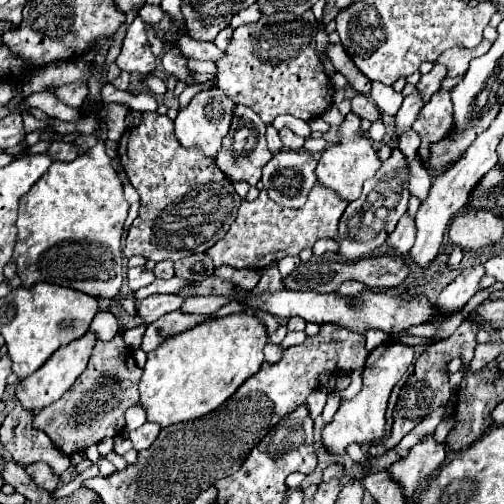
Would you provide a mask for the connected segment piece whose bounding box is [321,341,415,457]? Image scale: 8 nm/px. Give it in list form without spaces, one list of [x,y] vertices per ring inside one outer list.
[[[389,341],[369,353],[365,369],[363,369],[363,389],[351,401],[341,401],[341,407],[335,413],[333,421],[327,423],[321,433],[321,441],[327,453],[341,457],[347,453],[347,447],[353,443],[365,445],[365,443],[379,443],[383,439],[385,425],[387,425],[385,411],[387,411],[389,395],[393,387],[397,385],[397,381],[411,367],[413,355],[415,355],[413,347],[405,343],[401,345],[399,341]]]

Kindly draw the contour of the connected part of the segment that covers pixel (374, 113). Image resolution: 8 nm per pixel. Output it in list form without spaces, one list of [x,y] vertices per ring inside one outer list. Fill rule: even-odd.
[[[355,95],[351,99],[351,111],[363,119],[369,119],[369,121],[377,121],[381,117],[381,111],[365,97],[365,95]]]

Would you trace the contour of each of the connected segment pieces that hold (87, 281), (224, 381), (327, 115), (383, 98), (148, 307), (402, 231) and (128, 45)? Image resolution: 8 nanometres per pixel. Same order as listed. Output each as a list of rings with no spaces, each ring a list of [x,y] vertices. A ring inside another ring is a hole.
[[[99,141],[93,149],[79,155],[75,161],[63,163],[55,161],[49,173],[41,177],[25,197],[19,201],[17,219],[17,243],[13,251],[13,261],[17,265],[17,275],[23,287],[33,287],[35,283],[55,283],[61,287],[77,289],[93,297],[115,297],[123,281],[123,257],[121,257],[121,233],[127,219],[129,203],[123,197],[123,185],[105,155],[105,145]]]
[[[251,313],[209,319],[177,337],[169,337],[161,347],[147,353],[143,367],[139,393],[147,421],[169,427],[215,411],[259,371],[267,343],[265,325]]]
[[[331,105],[331,107],[321,115],[321,119],[323,119],[325,123],[329,123],[333,129],[337,129],[345,117],[339,113],[339,109],[337,109],[335,105]]]
[[[373,83],[371,99],[373,99],[373,103],[375,103],[385,115],[391,115],[391,117],[397,113],[397,109],[399,109],[401,103],[403,103],[403,95],[401,95],[401,93],[395,93],[393,87],[383,85],[383,83]]]
[[[155,293],[149,295],[147,299],[139,301],[137,313],[143,317],[145,323],[153,323],[155,319],[159,319],[165,313],[177,311],[181,309],[181,305],[185,303],[185,299],[189,299],[193,295],[173,295],[173,293]]]
[[[403,215],[401,221],[397,223],[397,229],[391,233],[387,247],[395,249],[395,255],[407,255],[409,249],[413,247],[413,237],[415,237],[415,225],[413,219]]]
[[[135,17],[135,21],[129,25],[127,35],[123,39],[121,53],[117,57],[117,67],[129,73],[151,73],[155,69],[155,55],[151,53],[151,47],[145,37],[145,23],[141,17]]]

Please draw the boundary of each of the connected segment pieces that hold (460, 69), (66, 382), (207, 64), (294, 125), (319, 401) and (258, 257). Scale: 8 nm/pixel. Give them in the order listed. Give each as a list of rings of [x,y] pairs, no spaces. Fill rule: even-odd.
[[[483,41],[481,45],[473,47],[473,49],[449,49],[449,53],[443,53],[435,63],[441,63],[447,67],[447,77],[457,77],[463,75],[465,69],[469,67],[469,61],[473,57],[481,57],[485,51],[489,51],[491,41]]]
[[[93,331],[85,333],[85,337],[79,337],[77,341],[57,349],[57,353],[53,353],[53,357],[49,357],[49,361],[45,365],[41,365],[41,369],[37,369],[37,373],[33,373],[33,377],[25,377],[25,381],[19,381],[19,385],[15,387],[15,395],[25,405],[25,409],[43,409],[43,407],[55,403],[67,389],[71,389],[75,379],[87,367],[95,341],[97,341],[97,337]]]
[[[189,59],[187,67],[199,74],[212,74],[214,76],[217,74],[216,65],[211,61]]]
[[[281,115],[281,117],[275,117],[271,125],[277,130],[287,127],[294,130],[299,136],[309,136],[311,134],[311,130],[308,125],[305,125],[305,121],[297,119],[297,117],[293,117],[293,115]]]
[[[325,387],[319,389],[319,391],[315,391],[315,395],[311,395],[307,399],[307,407],[309,407],[309,417],[311,419],[317,419],[321,415],[321,411],[325,407],[325,399],[327,399],[327,389]]]
[[[315,183],[307,203],[301,209],[277,207],[263,189],[253,203],[241,203],[239,215],[233,221],[227,235],[206,253],[211,257],[215,267],[229,265],[233,269],[263,269],[271,261],[279,261],[287,255],[297,257],[303,249],[313,249],[317,239],[337,237],[337,223],[345,207],[345,199],[341,199],[333,189],[327,189],[321,183]]]

